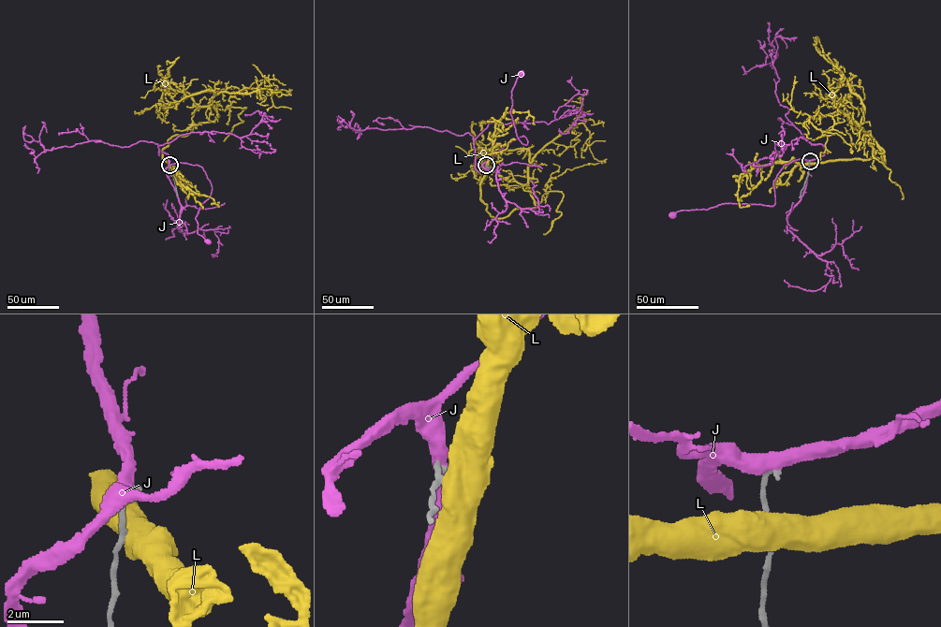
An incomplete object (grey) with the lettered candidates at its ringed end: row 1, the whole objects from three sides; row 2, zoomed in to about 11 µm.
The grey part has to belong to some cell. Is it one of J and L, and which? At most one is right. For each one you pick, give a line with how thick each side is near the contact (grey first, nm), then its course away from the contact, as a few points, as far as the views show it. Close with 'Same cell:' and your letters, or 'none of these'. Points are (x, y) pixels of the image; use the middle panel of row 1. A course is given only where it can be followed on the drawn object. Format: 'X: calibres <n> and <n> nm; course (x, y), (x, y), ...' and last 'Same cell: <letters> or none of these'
Same cell: none of these

